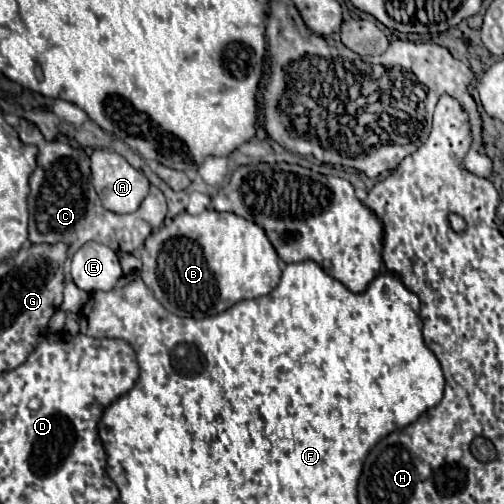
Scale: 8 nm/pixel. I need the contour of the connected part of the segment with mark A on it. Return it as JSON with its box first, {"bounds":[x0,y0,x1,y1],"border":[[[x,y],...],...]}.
{"bounds":[90,149,150,213],"border":[[[96,149],[90,155],[90,161],[92,161],[92,183],[94,183],[94,189],[98,191],[98,195],[102,197],[102,205],[114,213],[136,211],[138,205],[142,203],[142,199],[150,191],[150,181],[140,171],[136,171],[122,155],[114,153],[110,149]]]}

